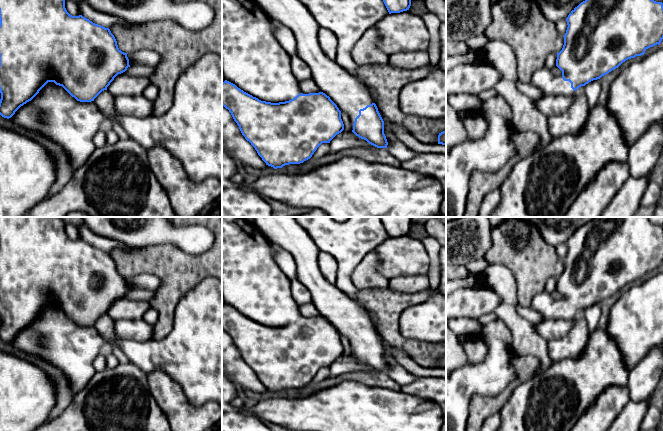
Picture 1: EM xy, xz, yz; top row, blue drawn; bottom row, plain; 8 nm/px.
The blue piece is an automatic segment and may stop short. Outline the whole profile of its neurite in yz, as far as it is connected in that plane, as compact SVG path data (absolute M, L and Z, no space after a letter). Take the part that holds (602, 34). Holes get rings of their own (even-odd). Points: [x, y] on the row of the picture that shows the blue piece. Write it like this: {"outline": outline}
{"outline": "M585 0L571 11L566 21L564 45L556 59L556 66L562 74L554 75L544 67L536 70L531 78L530 83L545 96L573 96L579 87L600 79L628 59L644 55L648 48L660 45L663 39L663 3L654 0Z"}

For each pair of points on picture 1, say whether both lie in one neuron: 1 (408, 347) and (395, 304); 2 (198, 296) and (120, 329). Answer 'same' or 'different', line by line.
1: same
2: different

